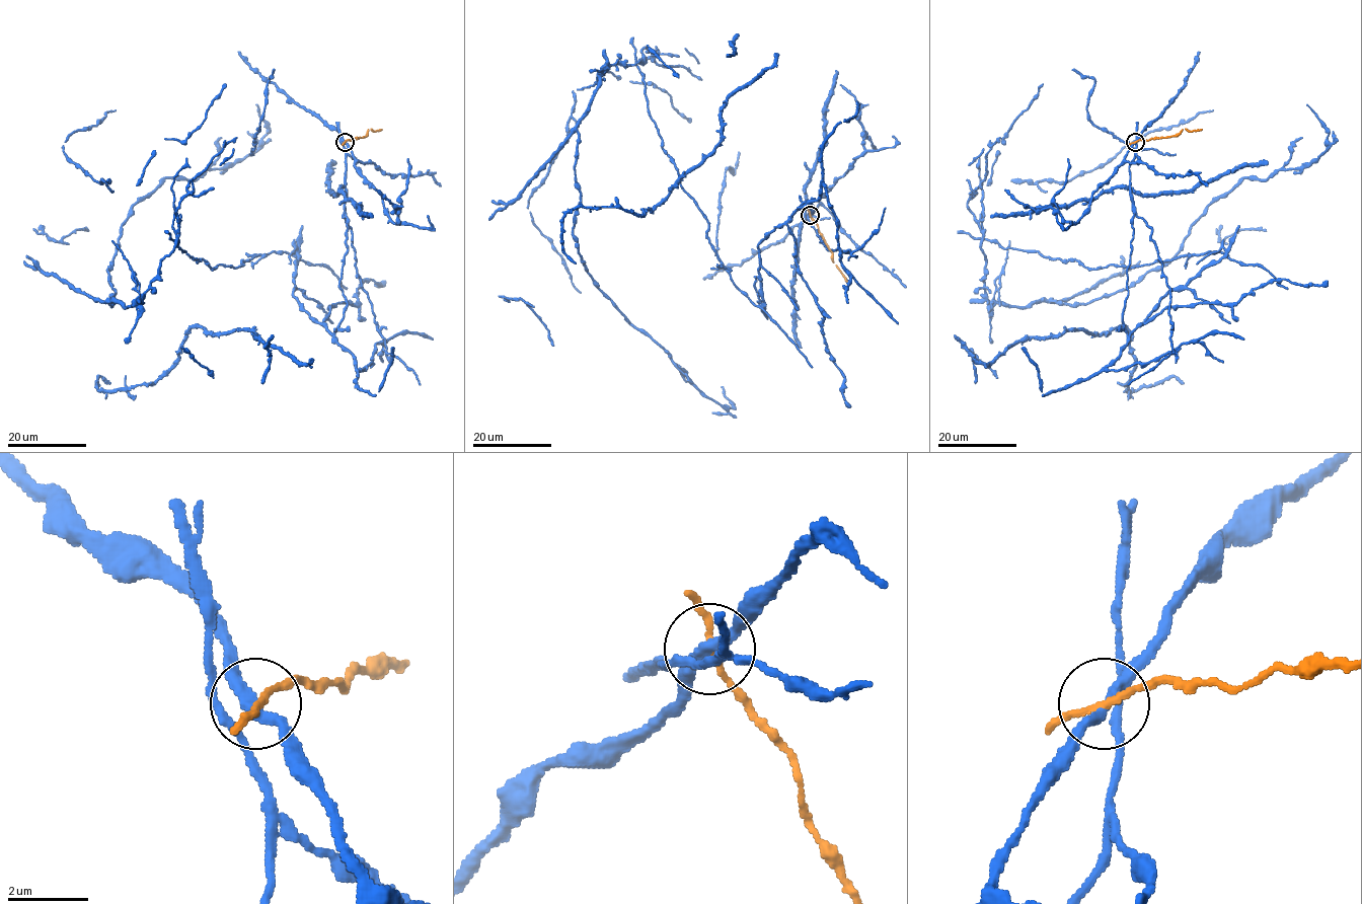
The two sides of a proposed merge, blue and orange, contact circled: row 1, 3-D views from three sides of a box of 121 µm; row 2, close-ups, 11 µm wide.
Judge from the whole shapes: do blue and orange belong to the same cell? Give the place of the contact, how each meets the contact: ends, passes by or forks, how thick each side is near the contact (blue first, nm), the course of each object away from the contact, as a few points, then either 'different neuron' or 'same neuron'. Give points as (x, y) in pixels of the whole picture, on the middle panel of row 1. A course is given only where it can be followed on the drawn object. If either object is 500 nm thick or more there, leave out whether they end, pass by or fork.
at (810, 215); blue passes by; orange passes by; 280 nm thick on the blue side, 140 nm on the other; blue runs (810, 214), (758, 245), (755, 304), (639, 60), (603, 71), (576, 246), (732, 407), (722, 387); orange runs (810, 214), (831, 252), (833, 262), (847, 281); different neuron

